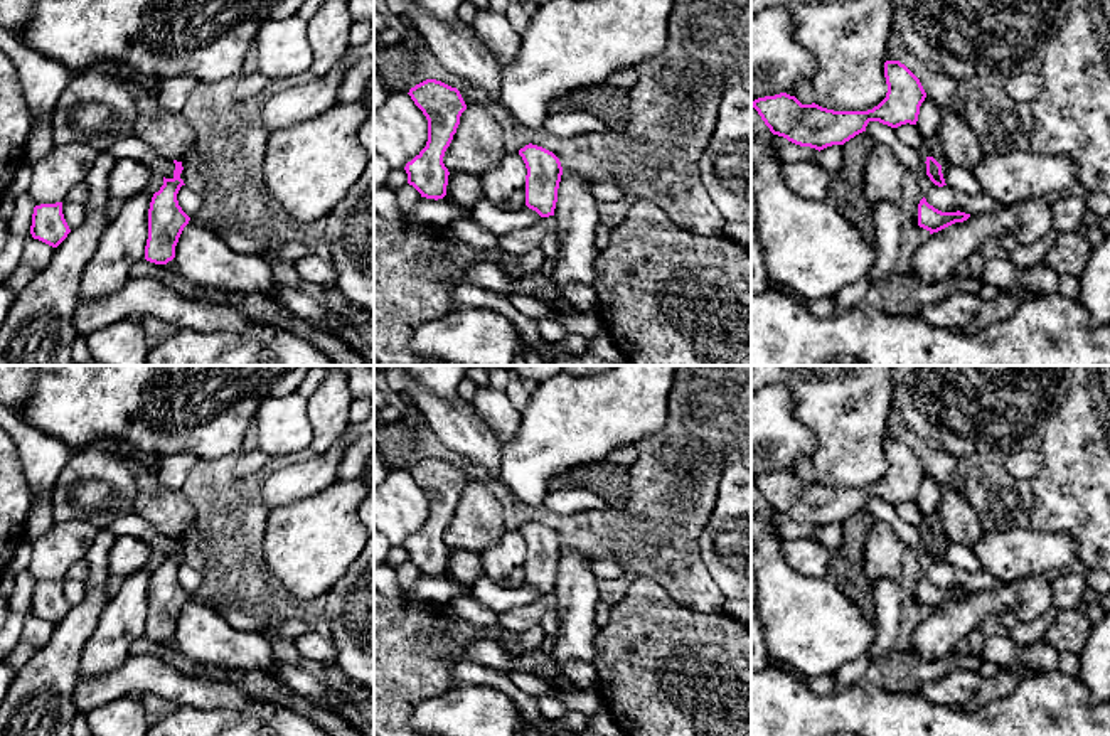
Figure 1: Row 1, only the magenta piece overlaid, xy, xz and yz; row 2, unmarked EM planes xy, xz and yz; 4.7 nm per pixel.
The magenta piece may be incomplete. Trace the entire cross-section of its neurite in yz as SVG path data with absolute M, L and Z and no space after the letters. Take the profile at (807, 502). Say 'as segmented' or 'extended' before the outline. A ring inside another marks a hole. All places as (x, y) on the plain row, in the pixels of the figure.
as segmented; M899 438L884 440L884 455L886 475L867 488L834 488L815 480L802 482L787 470L758 475L751 483L773 512L820 529L832 522L844 522L866 509L869 499L891 505L916 502L920 483L926 475L920 456Z

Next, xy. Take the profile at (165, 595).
as segmented; M173 537L172 556L163 554L163 563L153 571L148 586L148 616L145 637L155 642L167 642L175 635L175 623L190 595L182 588L177 571L184 561L182 539Z

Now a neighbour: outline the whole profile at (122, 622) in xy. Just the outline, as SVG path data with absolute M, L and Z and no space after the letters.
M147 568L138 569L126 576L121 589L111 596L94 633L84 645L79 660L79 680L116 670L131 655L131 643L145 637L152 574Z

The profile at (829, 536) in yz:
M832 522L814 534L815 541L832 552L842 544L842 522Z

